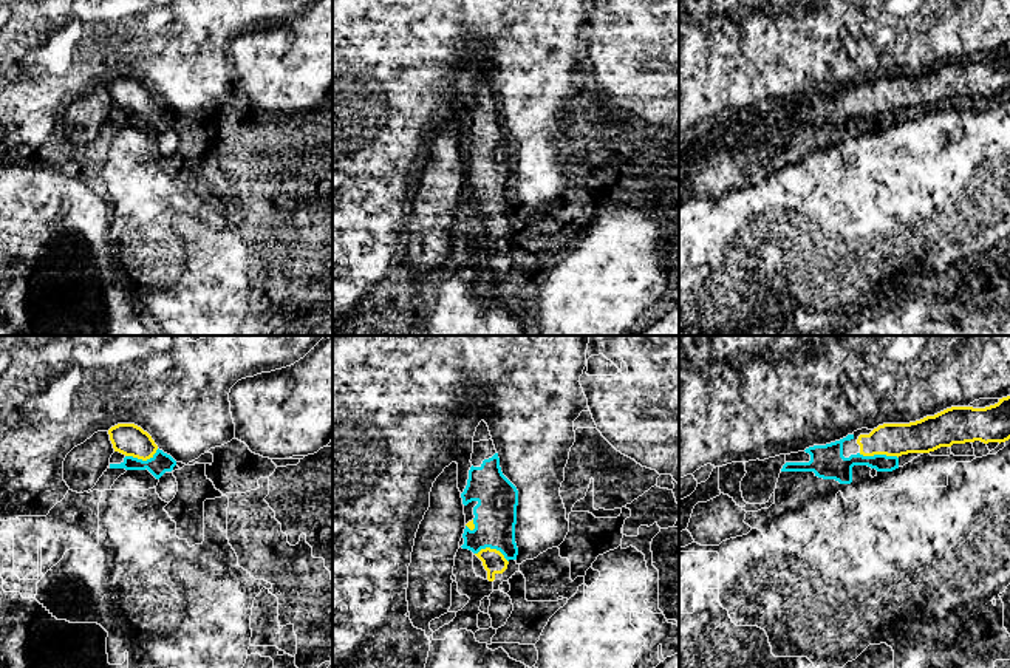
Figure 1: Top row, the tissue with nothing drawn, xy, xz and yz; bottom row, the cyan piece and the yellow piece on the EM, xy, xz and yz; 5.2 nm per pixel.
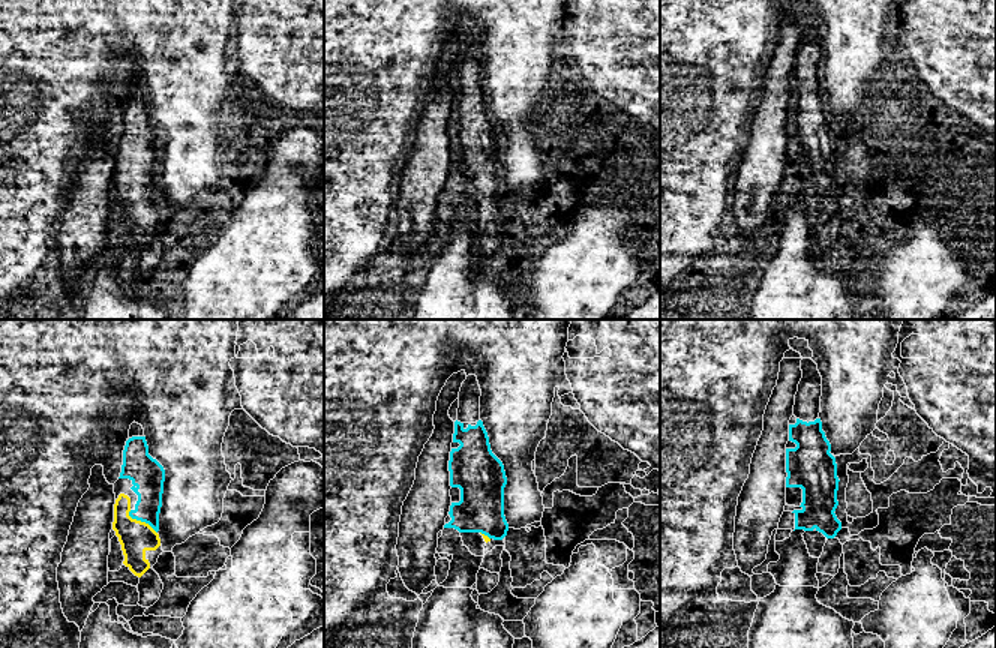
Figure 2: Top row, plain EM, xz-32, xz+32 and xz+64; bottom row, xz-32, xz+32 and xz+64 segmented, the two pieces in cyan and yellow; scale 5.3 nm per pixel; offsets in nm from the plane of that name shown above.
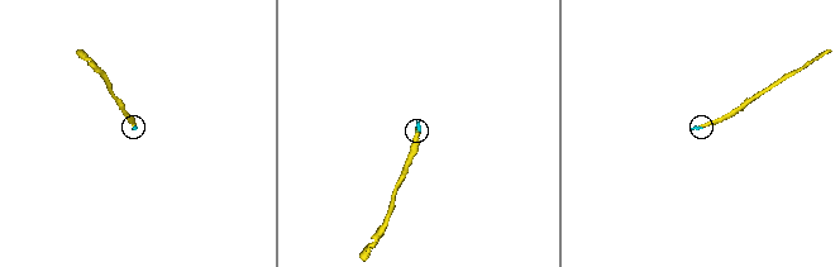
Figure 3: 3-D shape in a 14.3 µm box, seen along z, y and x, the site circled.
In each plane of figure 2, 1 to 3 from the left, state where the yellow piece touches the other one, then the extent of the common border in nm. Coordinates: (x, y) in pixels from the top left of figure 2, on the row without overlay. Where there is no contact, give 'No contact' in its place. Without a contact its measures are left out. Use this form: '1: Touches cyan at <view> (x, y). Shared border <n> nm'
1: Touches cyan at xz-32 (141, 185). Shared border 200 nm
2: Touches cyan at xz+32 (485, 198). Shared border 70 nm
3: No contact

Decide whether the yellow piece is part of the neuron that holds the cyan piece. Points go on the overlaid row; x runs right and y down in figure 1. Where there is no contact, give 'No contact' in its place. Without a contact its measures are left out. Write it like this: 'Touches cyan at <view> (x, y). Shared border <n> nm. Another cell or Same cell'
Touches cyan at yz (879, 455). Shared border 200 nm. Same cell

